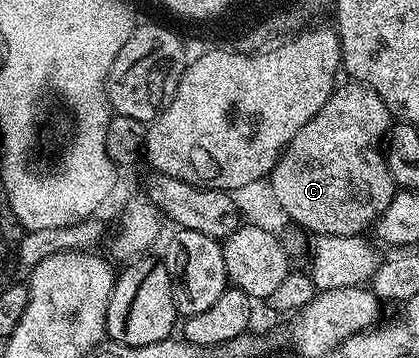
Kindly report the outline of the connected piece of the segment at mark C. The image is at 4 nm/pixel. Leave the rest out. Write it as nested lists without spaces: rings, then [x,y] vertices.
[[[338,84],[327,103],[323,103],[317,114],[303,123],[303,127],[299,127],[282,153],[281,160],[267,178],[269,190],[288,220],[293,225],[310,229],[313,235],[355,237],[364,234],[364,229],[368,225],[370,228],[387,211],[395,194],[395,182],[383,152],[383,142],[391,128],[389,108],[366,85],[348,84]]]

